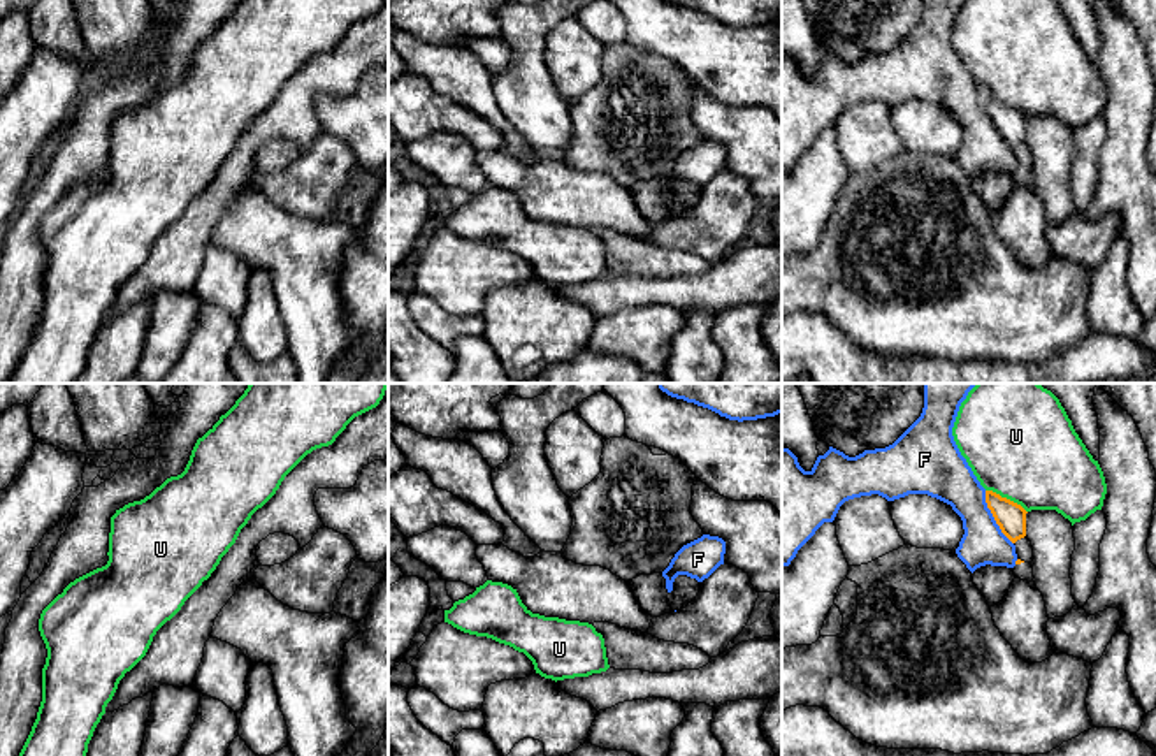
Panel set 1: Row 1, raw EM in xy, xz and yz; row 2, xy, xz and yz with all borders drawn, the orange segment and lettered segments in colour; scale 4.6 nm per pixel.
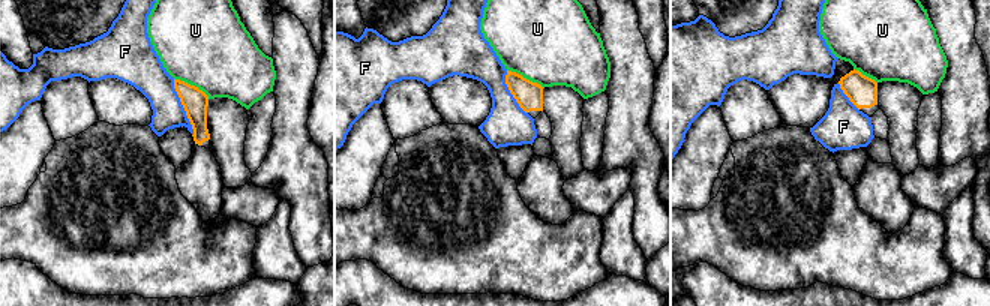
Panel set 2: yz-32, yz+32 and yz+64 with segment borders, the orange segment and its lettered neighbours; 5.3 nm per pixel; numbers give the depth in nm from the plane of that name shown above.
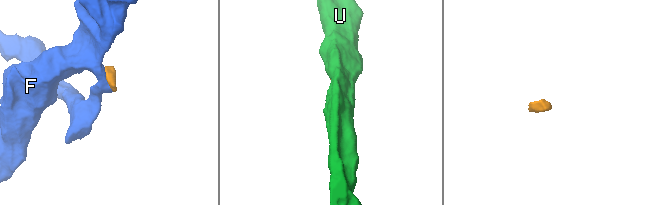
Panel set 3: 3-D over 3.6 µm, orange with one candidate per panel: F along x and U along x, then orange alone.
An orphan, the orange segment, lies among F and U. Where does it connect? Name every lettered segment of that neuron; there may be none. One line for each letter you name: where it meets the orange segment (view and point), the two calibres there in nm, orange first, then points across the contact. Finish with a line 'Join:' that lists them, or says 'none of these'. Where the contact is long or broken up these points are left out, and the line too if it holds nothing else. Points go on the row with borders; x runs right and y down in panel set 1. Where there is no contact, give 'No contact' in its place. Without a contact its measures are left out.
Join: none of these

